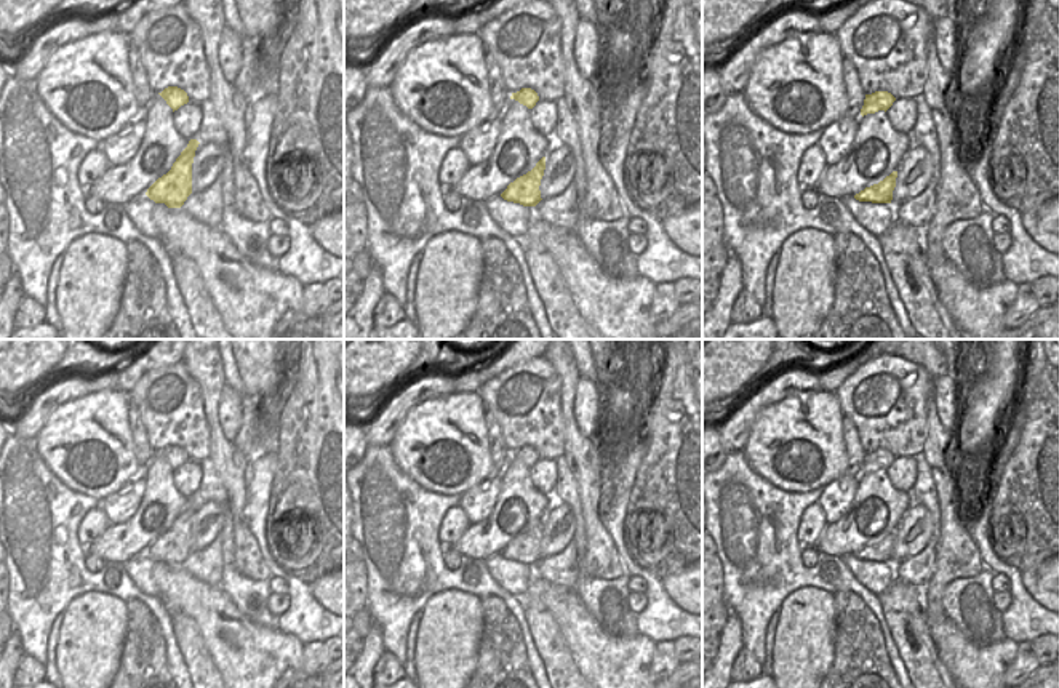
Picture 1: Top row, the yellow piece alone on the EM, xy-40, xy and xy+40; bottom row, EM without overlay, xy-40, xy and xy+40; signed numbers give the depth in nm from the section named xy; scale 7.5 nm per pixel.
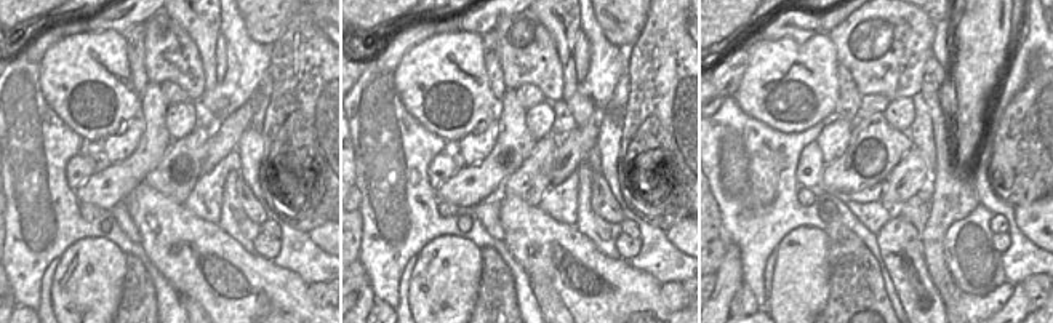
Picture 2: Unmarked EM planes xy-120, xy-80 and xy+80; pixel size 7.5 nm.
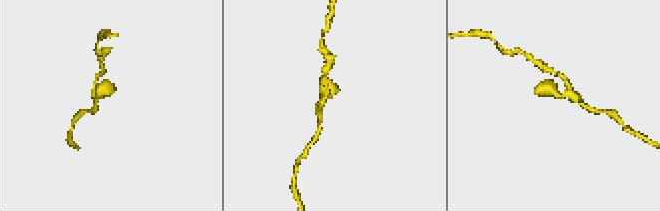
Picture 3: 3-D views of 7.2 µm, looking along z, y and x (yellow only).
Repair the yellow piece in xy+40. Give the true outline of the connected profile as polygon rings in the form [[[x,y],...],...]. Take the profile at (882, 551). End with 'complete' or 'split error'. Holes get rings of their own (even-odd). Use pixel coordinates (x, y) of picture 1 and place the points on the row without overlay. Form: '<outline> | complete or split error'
[[[893,530],[889,534],[886,534],[878,542],[865,546],[859,552],[856,552],[854,557],[859,560],[891,562],[893,549],[896,546],[896,536],[897,536],[897,530]]] | complete

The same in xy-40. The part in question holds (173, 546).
[[[190,498],[171,528],[147,547],[146,554],[150,558],[165,562],[168,566],[181,566],[184,563],[192,552],[192,522],[198,502],[197,498]]] | complete

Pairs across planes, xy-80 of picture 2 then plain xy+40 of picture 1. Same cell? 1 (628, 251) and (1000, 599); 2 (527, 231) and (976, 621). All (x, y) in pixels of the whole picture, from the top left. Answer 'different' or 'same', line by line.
1: same
2: different

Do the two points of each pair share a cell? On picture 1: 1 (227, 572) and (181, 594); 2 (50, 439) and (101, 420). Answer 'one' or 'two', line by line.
1: two
2: one

